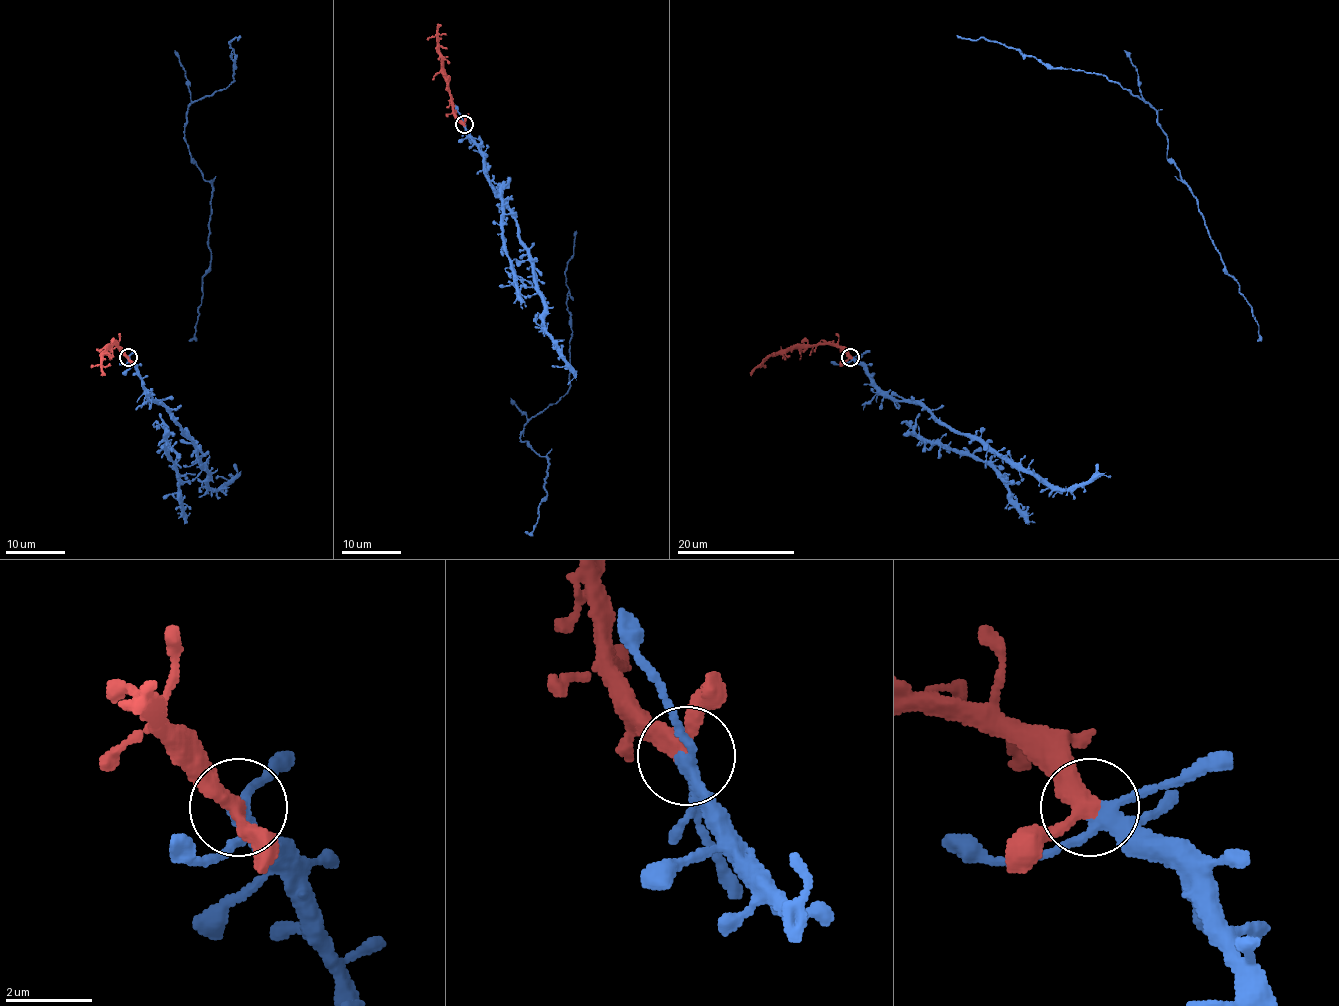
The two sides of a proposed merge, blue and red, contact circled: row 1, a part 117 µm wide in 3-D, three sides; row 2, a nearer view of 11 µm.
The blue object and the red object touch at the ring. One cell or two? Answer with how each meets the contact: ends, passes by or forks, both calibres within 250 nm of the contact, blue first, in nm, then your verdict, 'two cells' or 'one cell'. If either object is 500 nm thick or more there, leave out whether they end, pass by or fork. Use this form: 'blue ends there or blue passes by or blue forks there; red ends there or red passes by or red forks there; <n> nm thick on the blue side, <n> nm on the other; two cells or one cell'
blue forks there; red passes by; 240 nm thick on the blue side, 340 nm on the other; one cell

